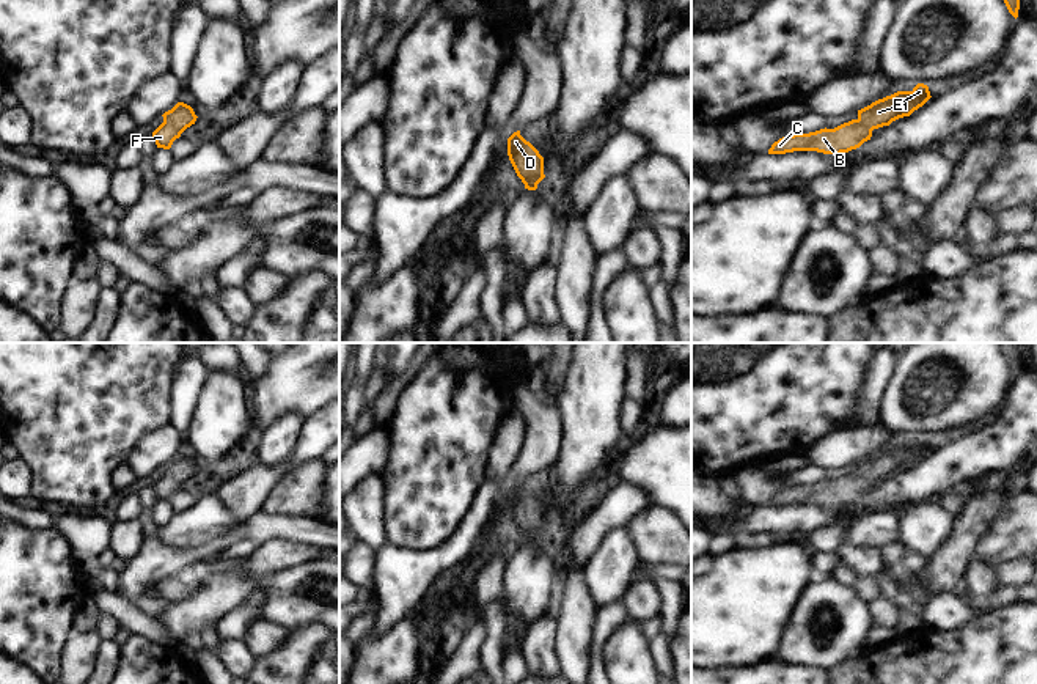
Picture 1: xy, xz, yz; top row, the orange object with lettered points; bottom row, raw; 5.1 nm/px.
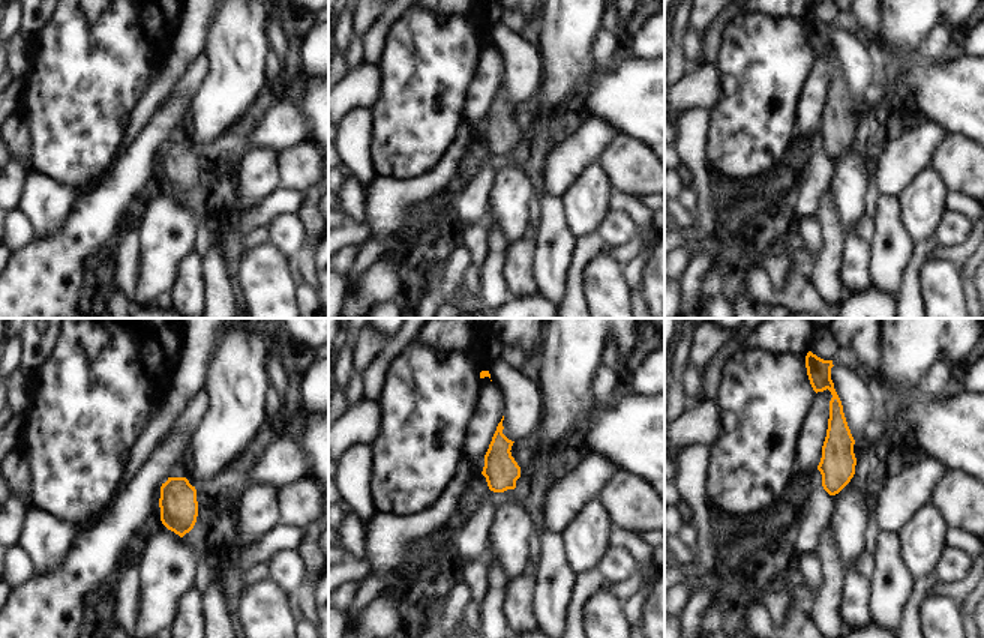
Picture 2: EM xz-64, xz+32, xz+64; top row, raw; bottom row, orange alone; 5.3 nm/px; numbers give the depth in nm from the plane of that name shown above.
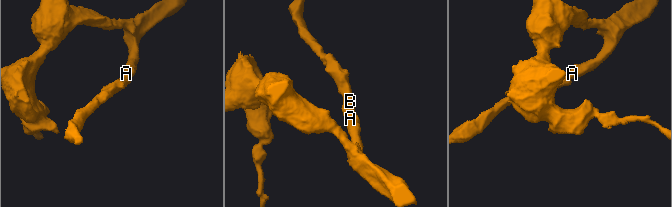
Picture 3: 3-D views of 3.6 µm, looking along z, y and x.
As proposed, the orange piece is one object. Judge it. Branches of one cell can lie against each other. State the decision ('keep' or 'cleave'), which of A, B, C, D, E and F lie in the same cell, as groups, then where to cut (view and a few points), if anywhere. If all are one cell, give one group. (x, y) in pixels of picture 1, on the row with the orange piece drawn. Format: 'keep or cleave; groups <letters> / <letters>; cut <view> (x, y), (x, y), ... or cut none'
keep; groups A B C D E F; cut none

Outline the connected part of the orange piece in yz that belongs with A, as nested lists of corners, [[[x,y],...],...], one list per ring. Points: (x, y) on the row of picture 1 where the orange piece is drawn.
[[[918,83],[911,91],[897,91],[858,110],[858,118],[834,129],[820,129],[809,134],[782,137],[771,145],[768,154],[793,151],[817,151],[841,154],[859,148],[870,140],[872,131],[889,126],[892,121],[910,116],[930,99],[929,86]]]

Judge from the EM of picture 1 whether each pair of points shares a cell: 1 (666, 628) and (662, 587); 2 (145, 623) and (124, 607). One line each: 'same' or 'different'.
1: same
2: same

